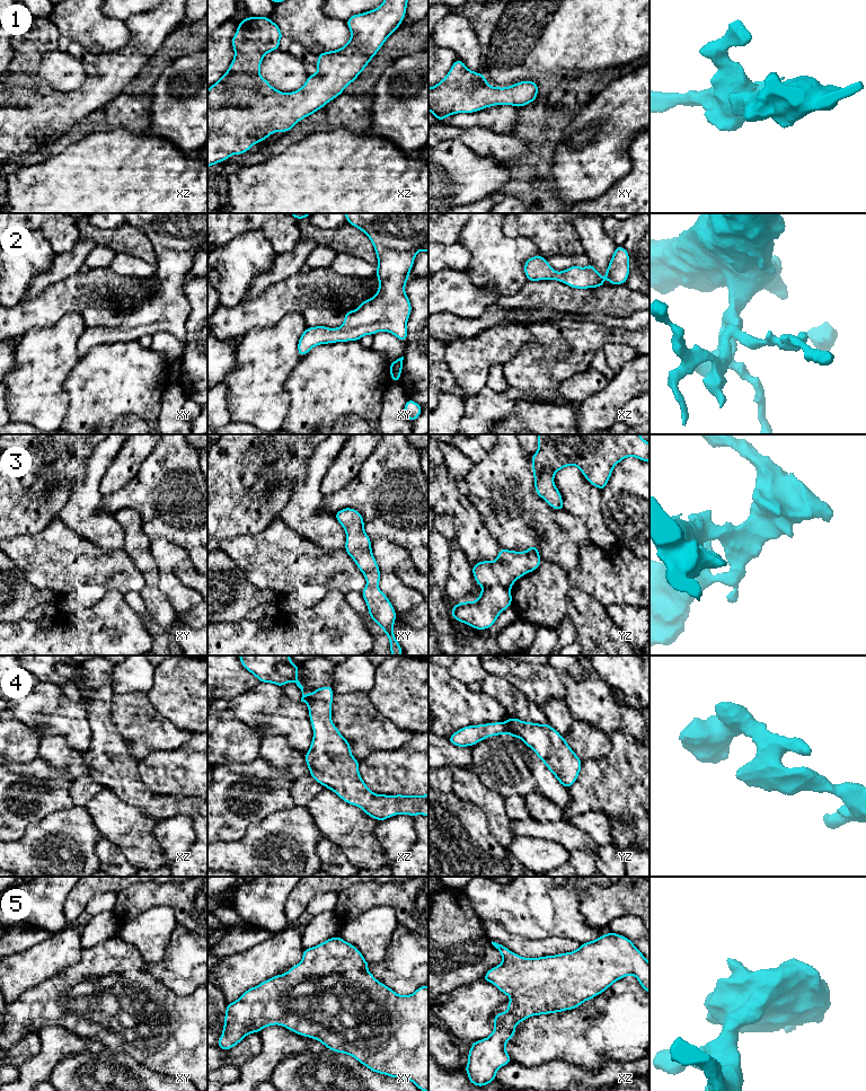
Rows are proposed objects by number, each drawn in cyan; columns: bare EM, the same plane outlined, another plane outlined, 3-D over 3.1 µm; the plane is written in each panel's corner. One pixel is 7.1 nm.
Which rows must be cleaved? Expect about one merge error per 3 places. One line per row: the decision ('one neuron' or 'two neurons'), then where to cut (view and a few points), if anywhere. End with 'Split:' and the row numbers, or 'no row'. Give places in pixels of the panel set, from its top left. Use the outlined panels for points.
1: one neuron; cut none
2: one neuron; cut none
3: two neurons; cut yz (484, 587), (502, 584), (509, 589)
4: one neuron; cut none
5: one neuron; cut none
Split: 3

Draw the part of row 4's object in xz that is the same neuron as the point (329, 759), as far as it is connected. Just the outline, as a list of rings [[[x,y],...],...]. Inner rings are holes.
[[[239,656],[245,669],[251,672],[262,683],[272,683],[280,687],[294,681],[302,692],[301,702],[306,702],[309,709],[309,719],[313,730],[313,738],[309,750],[306,753],[306,764],[310,769],[310,776],[316,782],[334,791],[348,804],[360,807],[368,816],[382,821],[395,815],[428,817],[428,793],[425,795],[387,795],[375,794],[369,790],[359,773],[360,762],[351,754],[350,742],[341,734],[339,730],[332,722],[333,687],[324,686],[308,695],[303,694],[303,686],[297,679],[299,666],[294,665],[290,656]]]

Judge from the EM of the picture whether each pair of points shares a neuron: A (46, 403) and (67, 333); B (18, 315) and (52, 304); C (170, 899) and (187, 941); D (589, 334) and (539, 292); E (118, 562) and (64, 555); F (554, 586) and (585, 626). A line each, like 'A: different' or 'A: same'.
A: same
B: same
C: different
D: different
E: same
F: same

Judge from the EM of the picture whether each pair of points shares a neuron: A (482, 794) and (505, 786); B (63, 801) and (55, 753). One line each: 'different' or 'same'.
A: different
B: different

